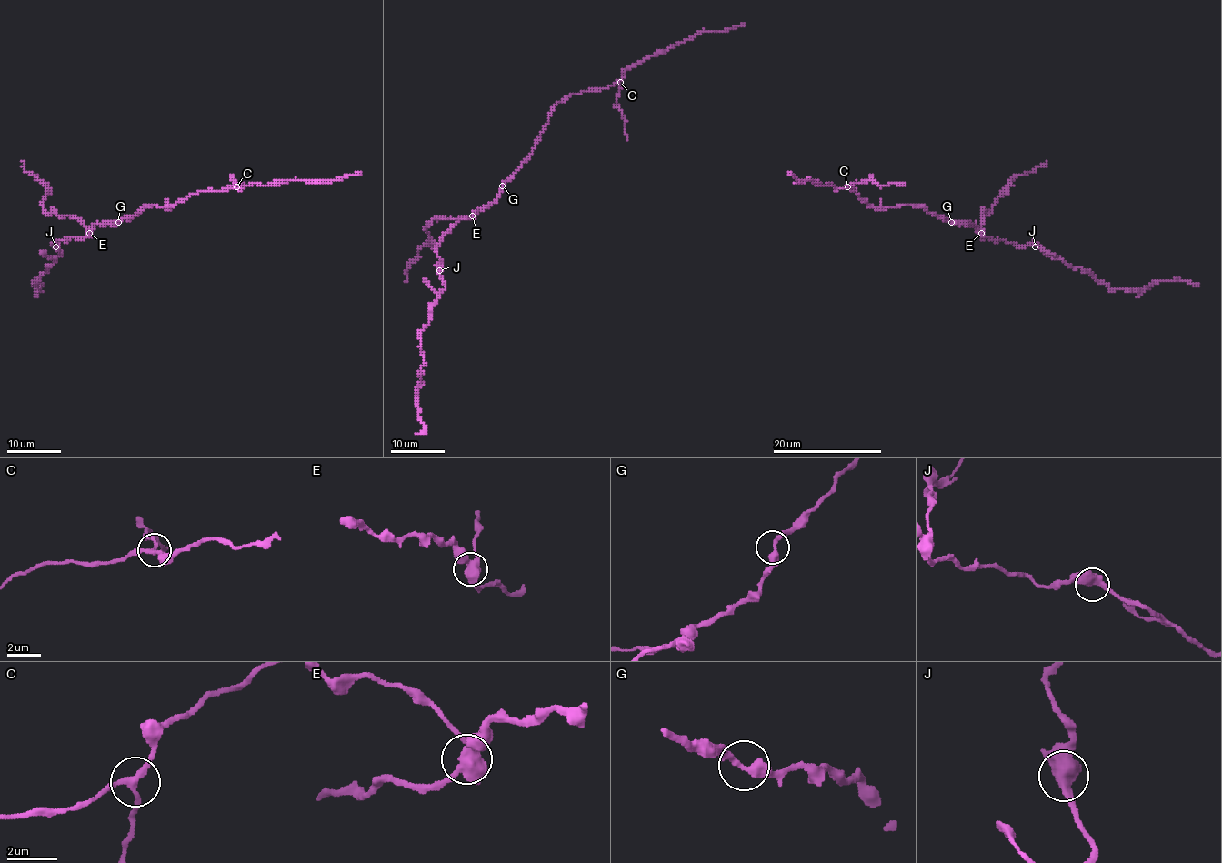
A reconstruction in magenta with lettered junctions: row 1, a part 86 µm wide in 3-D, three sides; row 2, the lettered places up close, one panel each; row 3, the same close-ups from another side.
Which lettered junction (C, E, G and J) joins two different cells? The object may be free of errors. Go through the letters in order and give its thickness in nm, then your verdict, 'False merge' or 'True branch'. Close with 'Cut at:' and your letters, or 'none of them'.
C: Thickness 200 nm. True branch
E: Thickness 480 nm. False merge
G: Thickness 320 nm. True branch
J: Thickness 460 nm. True branch
Cut at: E

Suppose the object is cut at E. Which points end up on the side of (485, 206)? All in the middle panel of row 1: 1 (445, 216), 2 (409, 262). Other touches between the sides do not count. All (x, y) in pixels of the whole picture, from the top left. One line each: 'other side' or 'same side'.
1: other side
2: other side

